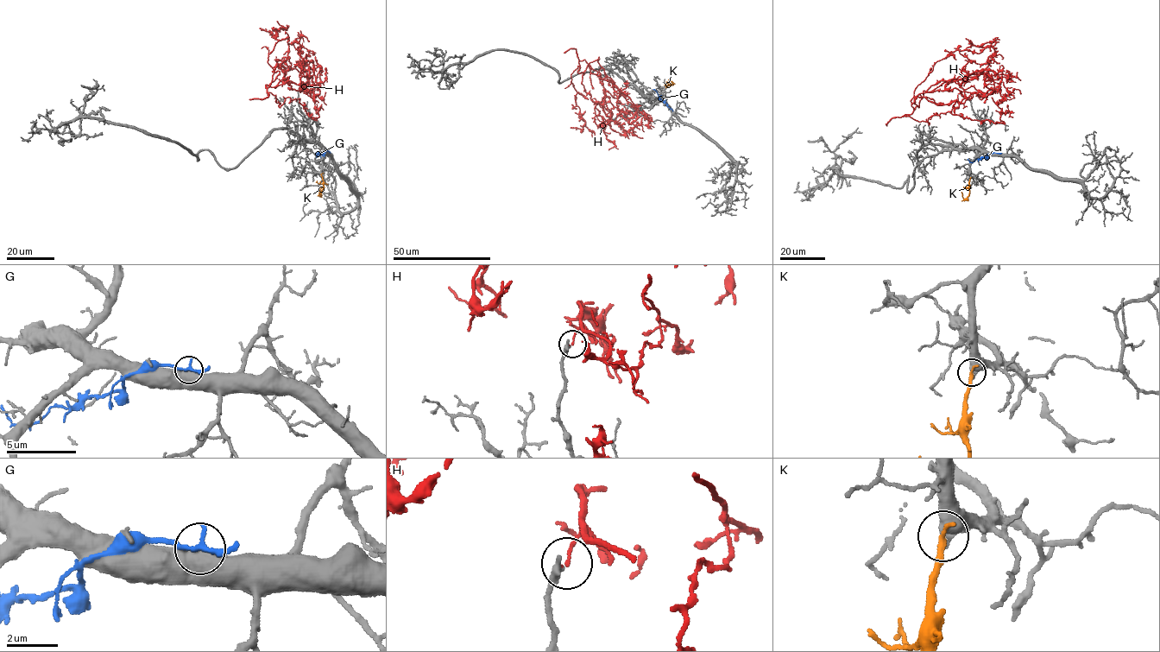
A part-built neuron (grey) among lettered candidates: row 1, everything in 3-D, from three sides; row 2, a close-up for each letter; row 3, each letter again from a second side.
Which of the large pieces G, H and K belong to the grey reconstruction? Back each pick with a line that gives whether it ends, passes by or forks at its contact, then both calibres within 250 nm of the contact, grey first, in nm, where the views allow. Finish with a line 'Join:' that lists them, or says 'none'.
K: it ends there; 550 nm thick on the grey side, 260 nm on the other
Join: K

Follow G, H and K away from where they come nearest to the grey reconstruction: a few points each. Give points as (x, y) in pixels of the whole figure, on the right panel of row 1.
G: (998, 153), (991, 153), (972, 162), (967, 159)
H: (970, 99), (936, 104), (916, 96), (918, 107), (905, 114), (929, 124), (948, 112), (1004, 123), (1008, 105)
K: (970, 179), (968, 196), (965, 199), (961, 192)

